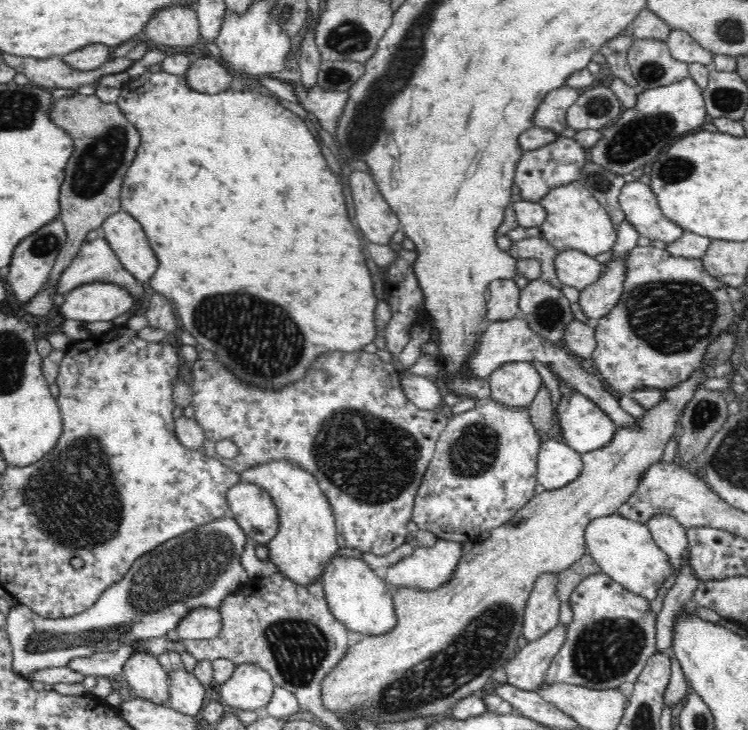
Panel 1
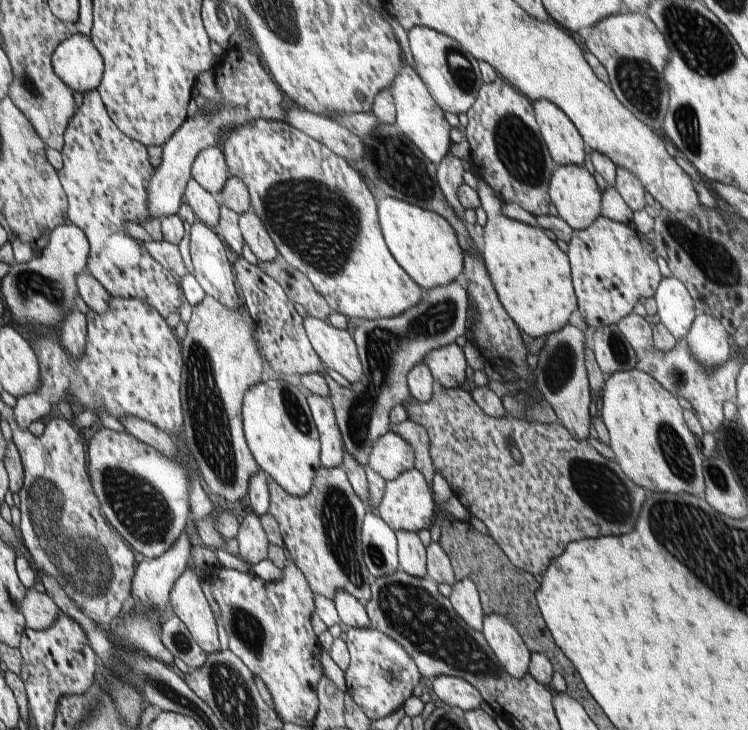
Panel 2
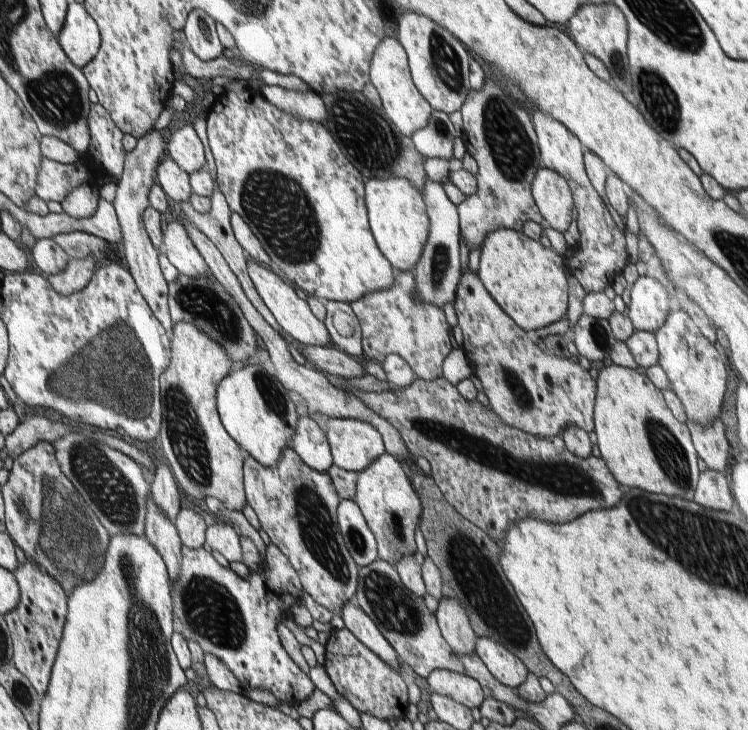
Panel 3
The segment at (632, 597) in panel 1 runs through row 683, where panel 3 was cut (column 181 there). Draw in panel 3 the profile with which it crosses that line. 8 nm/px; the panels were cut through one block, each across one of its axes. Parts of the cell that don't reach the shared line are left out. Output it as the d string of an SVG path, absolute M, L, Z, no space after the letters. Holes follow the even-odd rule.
M181 547L181 565L177 579L171 580L171 596L173 600L173 614L177 615L178 622L182 624L181 636L187 642L193 641L205 654L216 656L232 674L240 681L242 689L263 688L271 692L280 702L297 706L313 697L314 684L308 678L308 673L294 662L292 656L281 643L278 626L281 623L282 604L278 596L264 584L258 573L252 573L246 580L237 576L231 568L224 568L214 560L212 554L204 548L190 549Z

